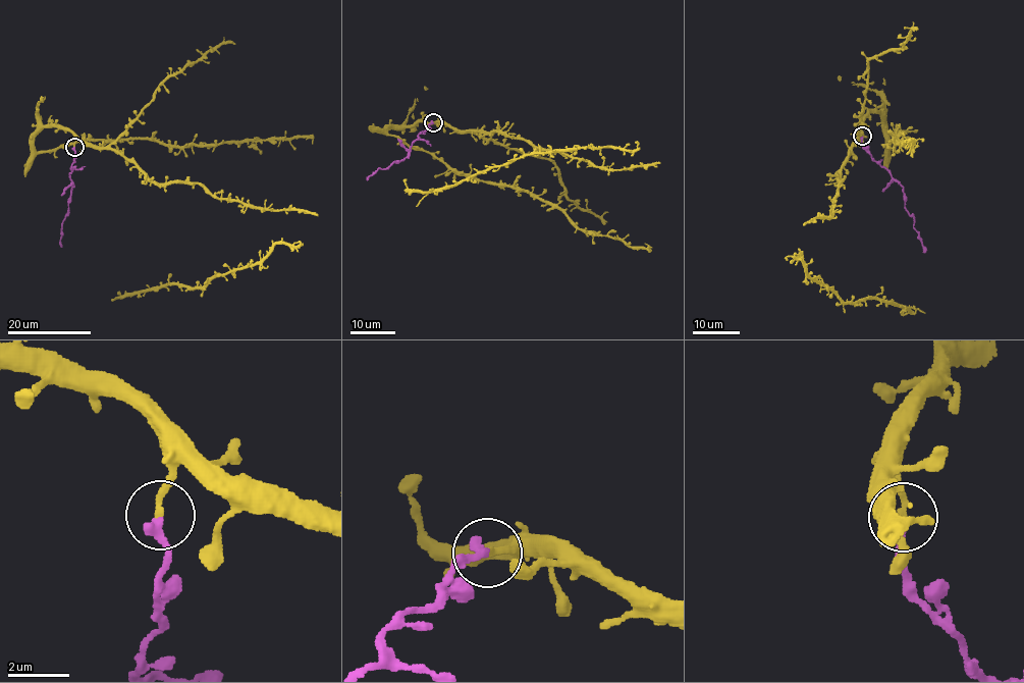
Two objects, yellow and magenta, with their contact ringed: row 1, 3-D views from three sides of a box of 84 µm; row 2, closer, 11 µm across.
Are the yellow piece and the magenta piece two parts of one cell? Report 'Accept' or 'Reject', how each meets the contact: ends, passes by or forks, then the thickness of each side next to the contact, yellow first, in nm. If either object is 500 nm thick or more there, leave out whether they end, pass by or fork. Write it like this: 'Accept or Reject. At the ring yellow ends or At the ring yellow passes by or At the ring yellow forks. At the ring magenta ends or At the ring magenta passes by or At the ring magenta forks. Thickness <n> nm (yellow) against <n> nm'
Reject. At the ring yellow ends. At the ring magenta ends. Thickness 200 nm (yellow) against 340 nm

